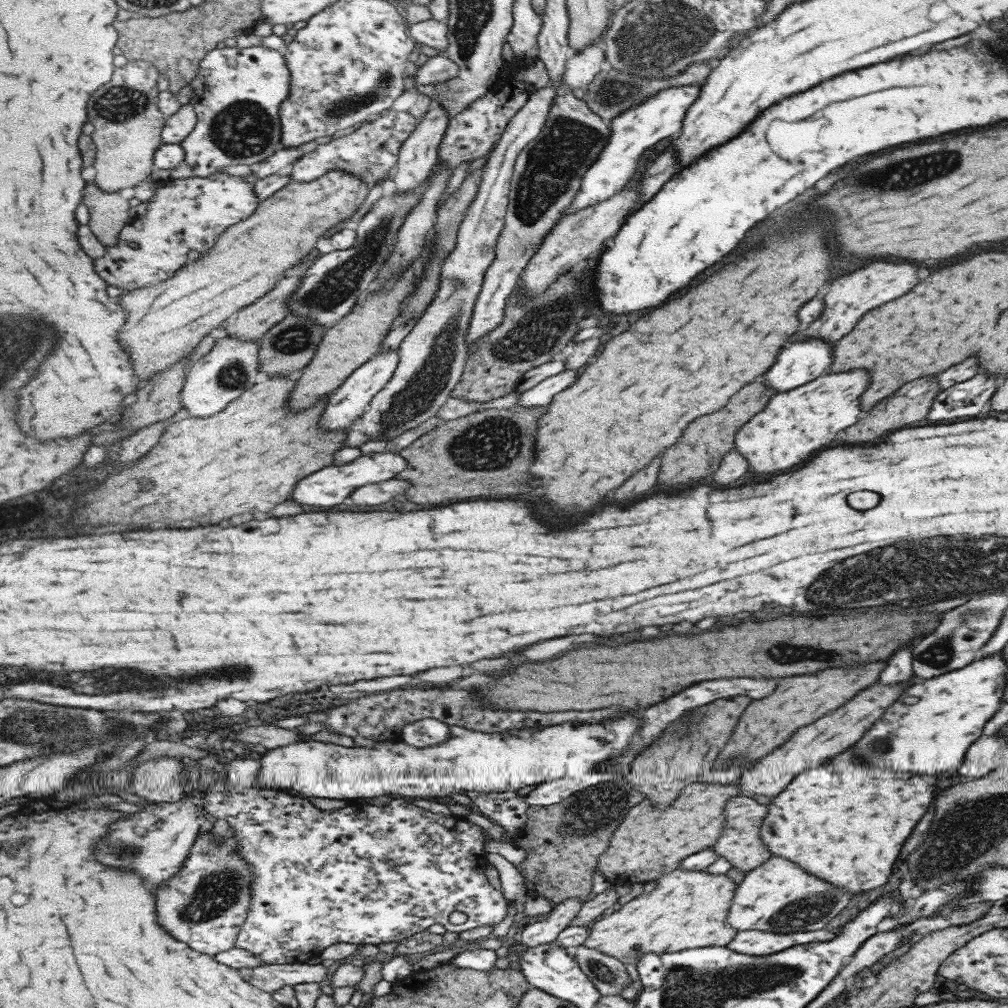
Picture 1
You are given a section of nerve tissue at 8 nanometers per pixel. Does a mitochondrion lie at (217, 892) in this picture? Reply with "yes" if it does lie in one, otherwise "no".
yes

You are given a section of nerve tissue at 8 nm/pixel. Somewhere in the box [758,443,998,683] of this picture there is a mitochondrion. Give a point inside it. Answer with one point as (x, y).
(786, 654)

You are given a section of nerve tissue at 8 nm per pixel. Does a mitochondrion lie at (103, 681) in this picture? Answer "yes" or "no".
yes

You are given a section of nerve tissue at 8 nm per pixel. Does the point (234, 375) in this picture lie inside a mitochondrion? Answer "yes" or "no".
yes

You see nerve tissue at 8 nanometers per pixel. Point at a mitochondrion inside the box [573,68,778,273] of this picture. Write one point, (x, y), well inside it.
(612, 92)

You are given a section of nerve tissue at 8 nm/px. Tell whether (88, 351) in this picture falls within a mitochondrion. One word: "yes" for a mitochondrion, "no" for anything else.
no

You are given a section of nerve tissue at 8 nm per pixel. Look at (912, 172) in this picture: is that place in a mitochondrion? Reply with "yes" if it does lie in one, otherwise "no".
yes

